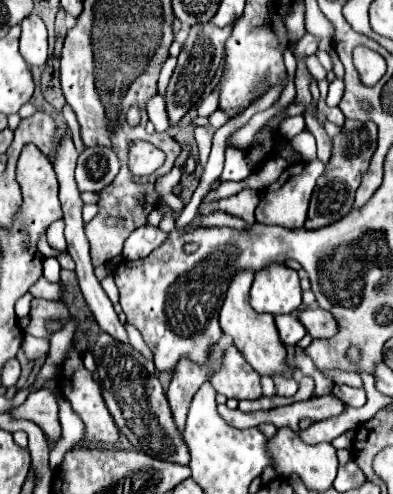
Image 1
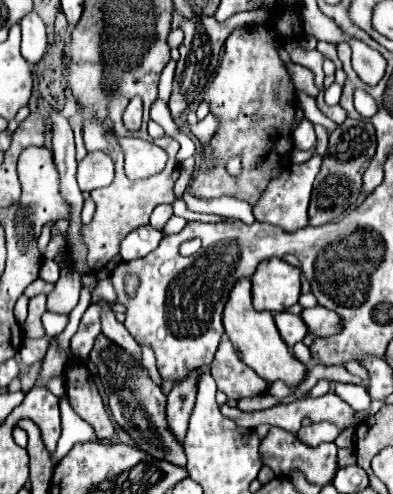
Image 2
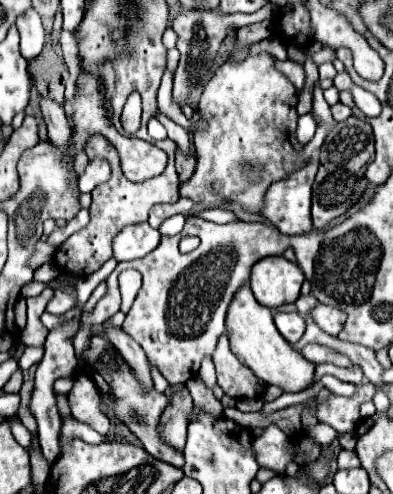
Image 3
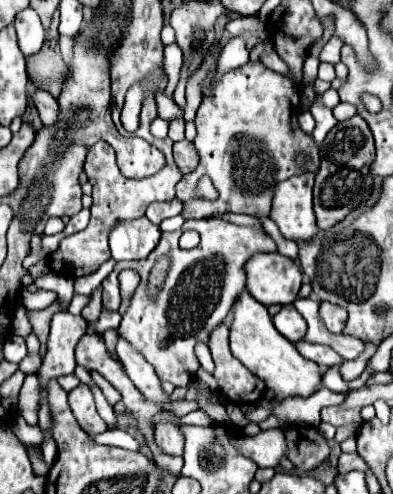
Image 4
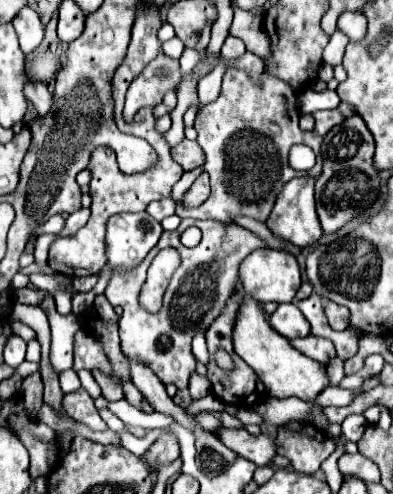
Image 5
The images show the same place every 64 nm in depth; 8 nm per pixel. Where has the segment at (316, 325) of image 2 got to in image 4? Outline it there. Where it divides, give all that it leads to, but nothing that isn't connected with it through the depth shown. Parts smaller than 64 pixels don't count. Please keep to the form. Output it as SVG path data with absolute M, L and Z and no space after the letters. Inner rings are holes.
M322 302L322 304L320 304L320 318L322 318L324 326L326 326L330 332L340 334L342 328L344 328L344 324L346 324L348 314L346 314L346 310L340 308L340 306L334 306L334 304L330 304L330 302Z

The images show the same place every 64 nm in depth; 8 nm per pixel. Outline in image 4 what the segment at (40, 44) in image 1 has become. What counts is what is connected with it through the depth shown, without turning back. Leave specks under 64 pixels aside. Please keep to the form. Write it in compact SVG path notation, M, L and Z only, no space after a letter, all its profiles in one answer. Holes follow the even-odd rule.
M26 8L22 10L16 20L14 20L16 32L18 32L18 44L24 56L32 56L36 52L40 52L42 44L44 44L44 28L40 22L40 16L36 14L36 10Z

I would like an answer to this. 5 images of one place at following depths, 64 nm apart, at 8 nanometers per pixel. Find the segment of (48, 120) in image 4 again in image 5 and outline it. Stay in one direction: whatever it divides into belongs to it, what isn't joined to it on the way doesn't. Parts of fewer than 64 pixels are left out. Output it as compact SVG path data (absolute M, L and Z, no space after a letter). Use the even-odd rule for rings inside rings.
M28 82L24 86L24 96L26 96L26 100L30 100L36 106L40 118L48 116L50 108L52 108L52 94L48 92L48 88L44 84L32 84L32 82Z

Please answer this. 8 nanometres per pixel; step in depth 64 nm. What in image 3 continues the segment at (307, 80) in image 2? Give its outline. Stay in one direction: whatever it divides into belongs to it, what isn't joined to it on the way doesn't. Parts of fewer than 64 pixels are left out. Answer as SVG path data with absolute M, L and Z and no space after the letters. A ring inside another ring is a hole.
M276 60L276 64L278 64L276 68L282 70L282 72L288 76L288 80L294 84L298 91L304 88L306 76L304 76L304 66L302 66L302 64L292 62L292 60L284 60L284 62Z

